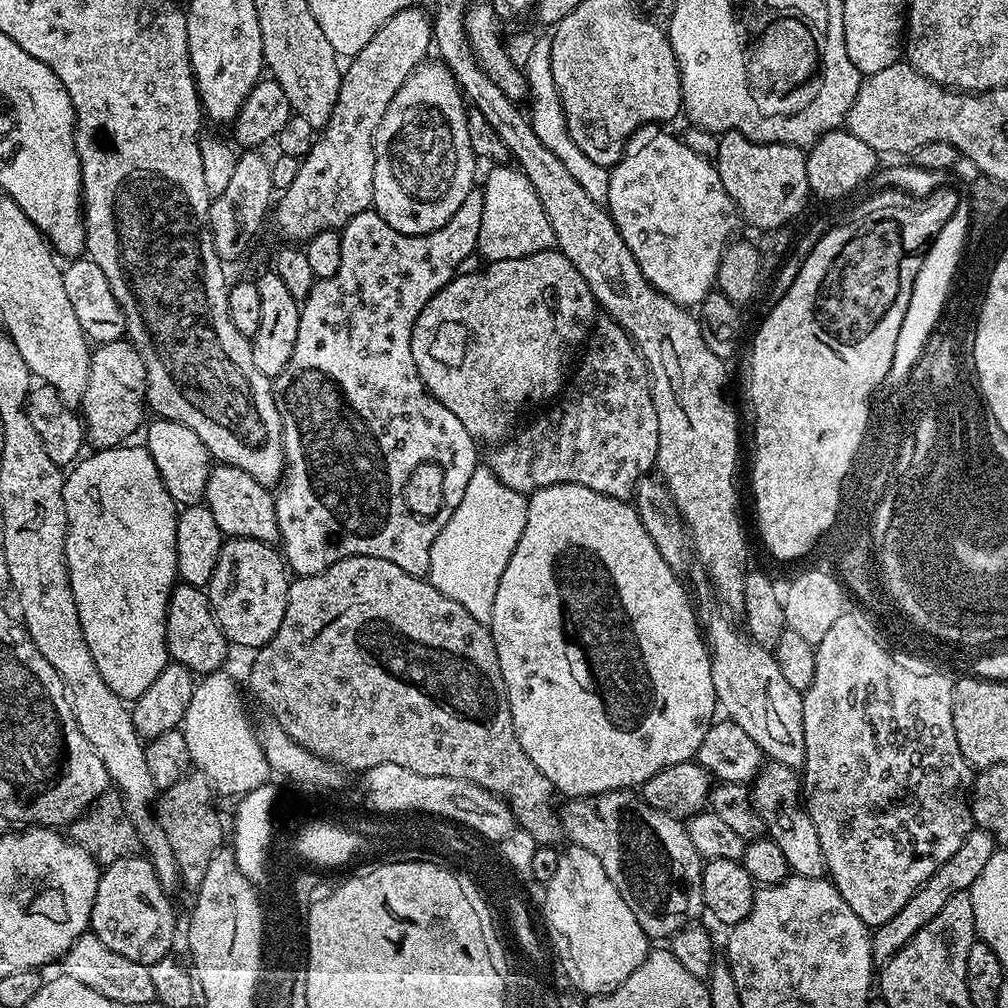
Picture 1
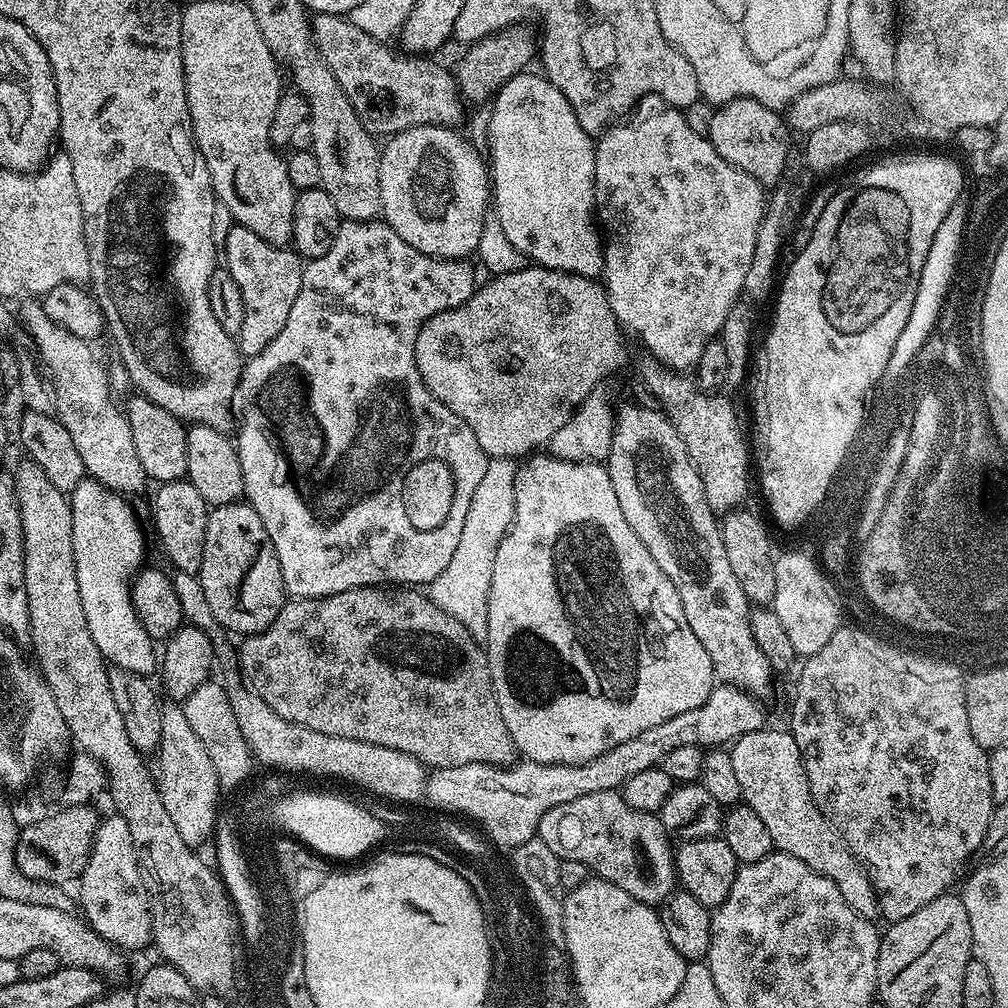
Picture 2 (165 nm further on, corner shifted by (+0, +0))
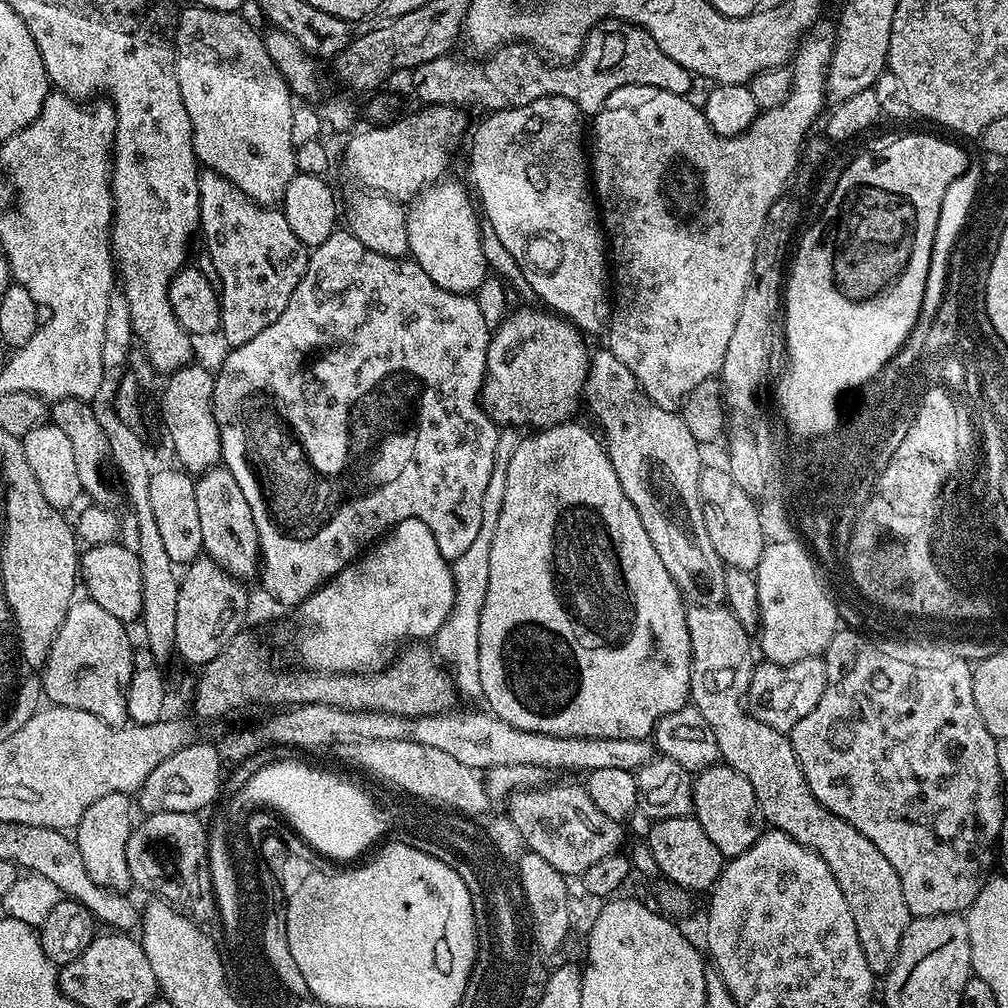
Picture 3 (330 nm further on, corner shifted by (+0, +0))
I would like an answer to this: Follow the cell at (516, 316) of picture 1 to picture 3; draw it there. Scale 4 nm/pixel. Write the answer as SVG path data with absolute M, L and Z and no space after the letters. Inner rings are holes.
M520 306L515 310L509 311L505 315L504 319L499 324L495 325L494 331L492 332L492 340L488 343L488 357L486 358L486 366L488 367L487 373L484 378L484 384L480 387L480 402L483 404L486 414L491 420L498 426L505 426L509 424L512 428L528 428L524 430L539 430L542 428L549 428L555 424L565 423L569 418L576 412L576 407L582 404L582 397L584 394L584 383L586 382L588 361L590 355L590 347L586 341L585 333L581 332L580 329L576 328L564 319L562 316L557 316L555 312L551 310L545 310L543 307L535 306L536 308L530 308L534 306Z

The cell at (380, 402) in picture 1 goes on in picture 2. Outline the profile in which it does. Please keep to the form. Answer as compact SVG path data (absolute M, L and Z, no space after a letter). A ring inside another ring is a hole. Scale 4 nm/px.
M380 218L361 221L344 220L334 234L334 243L330 245L330 250L326 250L326 254L322 254L322 258L314 258L304 264L302 286L298 290L298 298L294 298L294 306L290 306L290 318L286 318L286 326L282 330L282 334L278 334L278 338L274 338L274 342L270 342L270 346L266 346L266 350L262 350L262 354L247 357L246 363L241 367L240 381L234 390L234 398L232 399L234 420L238 425L235 429L237 432L236 436L234 435L234 443L238 462L242 466L244 496L247 503L251 504L252 509L258 514L258 518L262 518L262 526L266 526L266 534L270 534L270 542L274 542L274 550L278 554L278 566L282 570L284 590L289 597L297 600L317 600L330 594L342 594L346 590L376 586L381 583L379 580L394 580L398 583L395 585L398 586L427 586L434 582L434 578L438 578L438 574L442 574L442 570L446 570L450 558L454 558L454 549L458 547L458 541L462 538L462 525L466 522L466 510L470 510L474 490L478 490L478 482L482 482L482 474L486 474L486 466L490 457L482 450L482 446L478 446L478 438L474 438L474 430L470 430L470 426L466 426L466 422L462 422L462 418L458 418L458 414L454 414L454 410L450 410L445 404L434 399L426 382L422 382L422 374L416 365L416 343L418 342L418 330L427 320L434 318L434 314L442 314L446 310L462 306L472 297L477 287L472 273L472 264L467 259L439 260L433 256L422 254L418 250L414 250L414 246L410 246L410 242L402 242L402 238L398 238L398 234L394 234L394 230Z

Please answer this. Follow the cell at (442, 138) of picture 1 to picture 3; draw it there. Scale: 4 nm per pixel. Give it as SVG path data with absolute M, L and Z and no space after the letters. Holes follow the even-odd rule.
M447 180L423 188L407 205L408 251L411 259L422 266L442 290L472 294L490 272L480 241L482 220L469 189L464 189L456 180Z

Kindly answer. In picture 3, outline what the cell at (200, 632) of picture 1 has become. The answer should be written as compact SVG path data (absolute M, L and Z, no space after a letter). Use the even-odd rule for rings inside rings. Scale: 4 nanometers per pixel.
M113 542L110 544L95 544L95 545L91 545L90 547L87 547L84 551L86 551L84 553L84 551L81 553L81 556L79 557L78 560L78 574L84 589L84 586L87 590L87 592L85 592L87 594L87 597L91 600L93 600L94 602L98 603L98 606L102 607L102 610L107 610L109 611L109 613L111 615L114 616L114 618L118 618L120 621L122 621L124 623L124 625L126 626L132 626L132 623L137 621L139 621L141 619L141 617L143 617L144 615L144 598L142 596L142 566L140 565L140 559L138 559L138 557L136 557L136 549L135 547L129 546L129 548L127 548L126 545L124 544L120 544L121 542Z

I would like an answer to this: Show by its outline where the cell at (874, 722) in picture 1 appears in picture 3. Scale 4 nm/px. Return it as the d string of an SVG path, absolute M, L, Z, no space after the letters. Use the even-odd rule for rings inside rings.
M891 640L880 643L880 662L878 662L878 678L876 678L876 684L858 684L858 682L864 682L864 680L858 680L858 674L852 674L852 672L850 672L850 676L840 674L840 684L831 684L830 681L826 682L826 690L822 690L822 698L818 698L818 706L814 706L814 710L810 710L810 714L806 714L806 718L802 718L802 722L798 722L798 726L794 726L791 730L790 739L794 746L794 754L802 766L802 774L806 778L806 782L810 786L814 798L818 798L818 802L822 802L822 806L826 806L826 810L838 814L838 818L850 822L850 826L854 826L854 830L858 830L863 836L870 838L870 842L874 842L874 846L878 846L878 850L882 850L882 855L885 856L886 862L890 862L890 866L894 866L894 870L902 882L906 906L913 917L937 916L938 914L964 914L967 913L968 907L974 902L974 898L978 898L978 894L984 889L984 885L989 879L990 871L988 872L988 867L991 866L992 860L994 864L994 849L997 847L1000 839L1002 818L1006 815L1004 796L1000 793L1002 781L1000 779L1000 771L998 770L997 741L990 734L990 730L986 730L986 722L982 722L982 714L978 714L978 706L974 706L974 686L972 685L973 665L969 663L969 661L958 658L955 651L952 651L951 648L940 642L935 647L919 648L916 653L914 653L914 658L905 653L899 653L893 648L894 644Z

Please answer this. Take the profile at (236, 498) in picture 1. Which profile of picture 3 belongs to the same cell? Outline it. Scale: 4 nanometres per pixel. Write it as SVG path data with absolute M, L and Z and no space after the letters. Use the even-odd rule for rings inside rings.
M193 362L171 373L165 380L168 381L160 396L160 416L168 431L172 452L176 455L175 463L189 474L199 474L217 467L222 460L222 438L212 409L213 373L208 373L199 362Z

